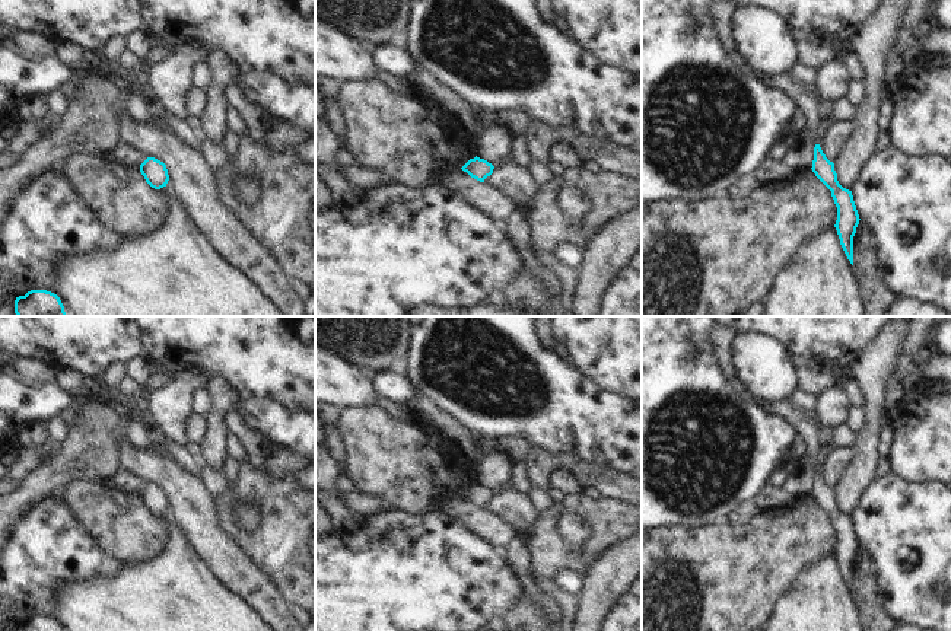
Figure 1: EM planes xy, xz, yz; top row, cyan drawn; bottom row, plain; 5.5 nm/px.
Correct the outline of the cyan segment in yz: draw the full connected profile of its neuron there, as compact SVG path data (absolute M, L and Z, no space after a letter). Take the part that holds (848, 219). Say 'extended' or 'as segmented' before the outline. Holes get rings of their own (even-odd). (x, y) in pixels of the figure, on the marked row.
as segmented; M820 144L814 147L812 172L831 191L831 197L837 207L836 230L840 245L853 265L853 236L859 224L859 214L853 201L852 191L843 188L837 181L834 163L823 153Z

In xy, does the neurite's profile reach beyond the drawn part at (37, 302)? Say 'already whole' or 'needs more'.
already whole

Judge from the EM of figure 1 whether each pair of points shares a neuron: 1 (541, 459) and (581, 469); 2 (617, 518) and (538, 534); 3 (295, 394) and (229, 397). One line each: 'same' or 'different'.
1: same
2: same
3: different

